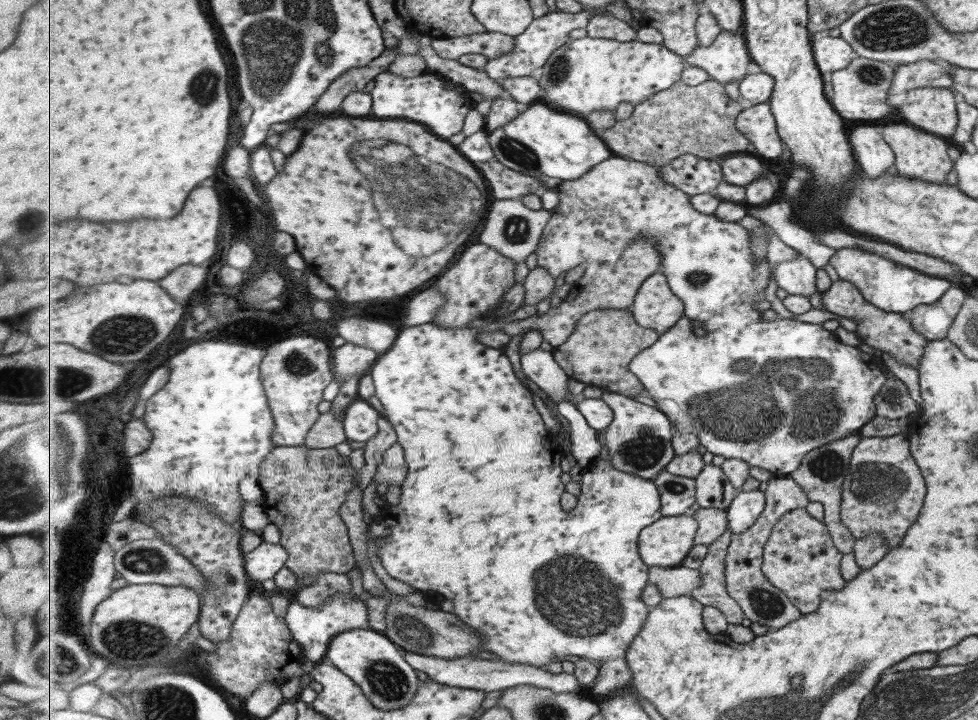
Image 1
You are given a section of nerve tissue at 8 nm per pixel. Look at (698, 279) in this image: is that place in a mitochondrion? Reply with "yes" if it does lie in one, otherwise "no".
yes

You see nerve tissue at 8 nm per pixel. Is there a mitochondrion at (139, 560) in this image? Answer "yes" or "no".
yes

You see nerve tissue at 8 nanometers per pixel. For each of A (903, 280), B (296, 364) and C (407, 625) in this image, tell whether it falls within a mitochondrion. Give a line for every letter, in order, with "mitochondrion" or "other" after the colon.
A: other
B: mitochondrion
C: mitochondrion

